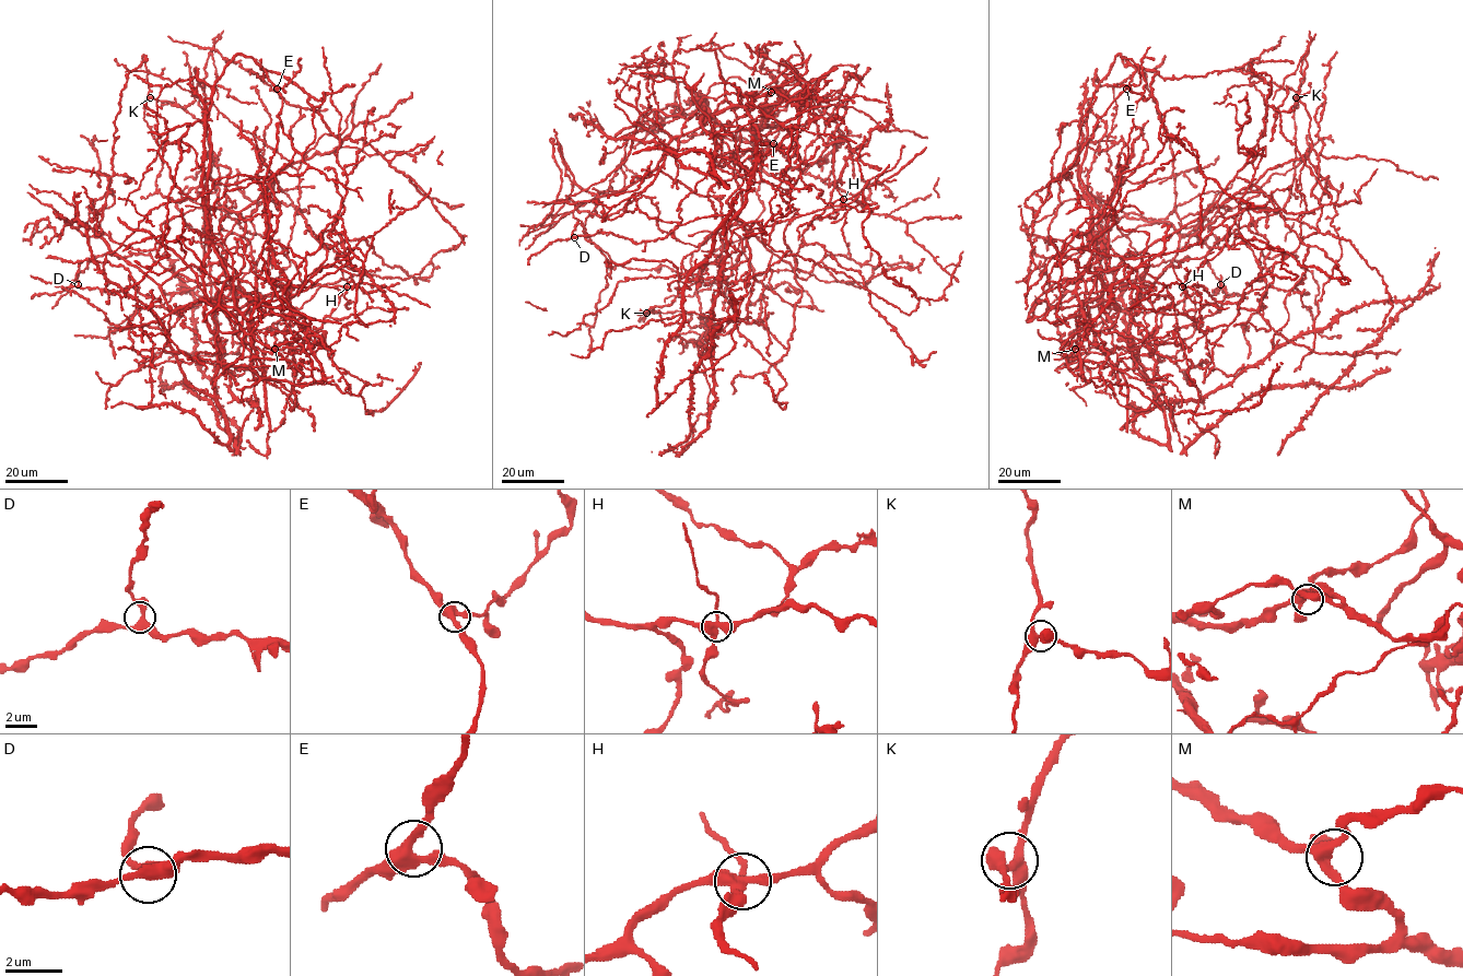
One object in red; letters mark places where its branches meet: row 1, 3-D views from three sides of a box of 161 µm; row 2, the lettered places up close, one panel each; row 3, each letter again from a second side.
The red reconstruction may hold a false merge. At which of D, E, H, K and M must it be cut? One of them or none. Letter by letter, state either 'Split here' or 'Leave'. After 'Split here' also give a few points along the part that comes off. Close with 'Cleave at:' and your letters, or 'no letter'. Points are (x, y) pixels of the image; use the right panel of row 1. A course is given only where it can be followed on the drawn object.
D: Leave
E: Leave
H: Split here. Course of the part to remove: (1183, 286), (1194, 303), (1228, 307)
K: Leave
M: Leave
Cleave at: H

